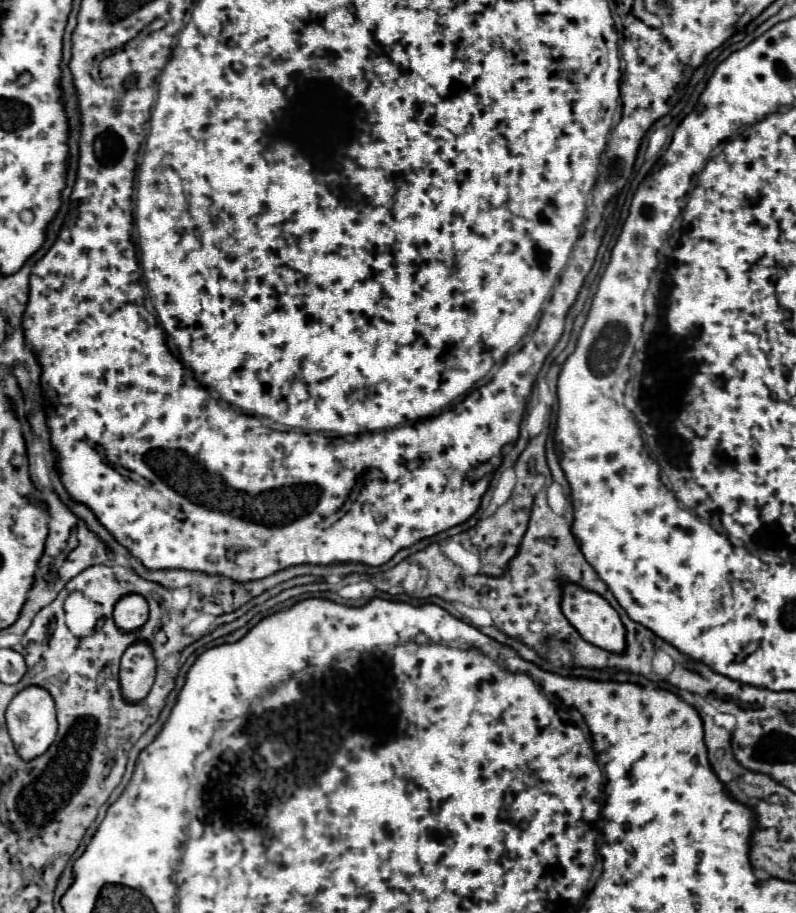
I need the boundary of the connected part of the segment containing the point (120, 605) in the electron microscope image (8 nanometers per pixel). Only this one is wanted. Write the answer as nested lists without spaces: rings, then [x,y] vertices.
[[[129,593],[129,595],[121,597],[115,603],[113,619],[115,619],[117,627],[123,629],[123,631],[135,631],[135,629],[139,629],[147,621],[147,617],[149,617],[147,601],[139,593]]]

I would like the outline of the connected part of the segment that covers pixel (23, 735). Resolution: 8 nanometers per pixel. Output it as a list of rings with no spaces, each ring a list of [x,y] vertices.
[[[29,685],[23,691],[19,691],[13,697],[13,701],[9,703],[5,719],[7,719],[7,729],[9,729],[9,735],[15,743],[15,749],[25,761],[45,753],[55,739],[55,733],[57,733],[55,701],[47,689],[41,689],[37,685]]]

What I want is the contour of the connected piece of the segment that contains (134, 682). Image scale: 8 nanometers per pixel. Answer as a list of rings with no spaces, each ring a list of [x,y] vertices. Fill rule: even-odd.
[[[135,641],[129,645],[129,649],[123,653],[121,659],[121,691],[127,701],[141,701],[155,679],[157,661],[153,655],[153,649],[145,645],[145,641]]]

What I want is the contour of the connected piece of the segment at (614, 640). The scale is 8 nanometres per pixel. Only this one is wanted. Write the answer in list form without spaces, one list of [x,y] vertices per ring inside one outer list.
[[[565,585],[565,593],[561,593],[561,611],[569,617],[569,623],[581,633],[581,637],[601,649],[623,653],[625,649],[625,627],[619,619],[619,613],[597,593],[581,589],[581,585]]]

